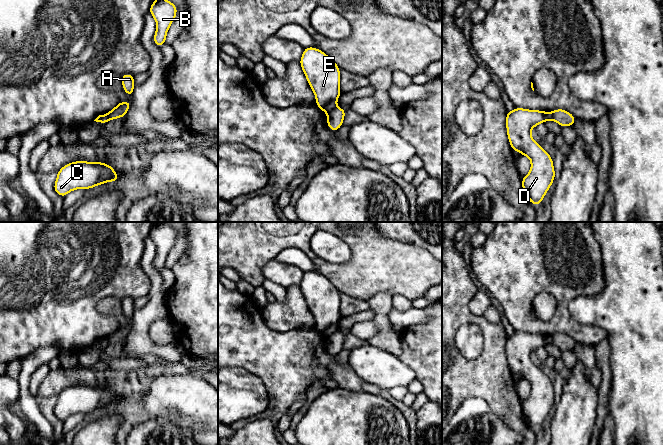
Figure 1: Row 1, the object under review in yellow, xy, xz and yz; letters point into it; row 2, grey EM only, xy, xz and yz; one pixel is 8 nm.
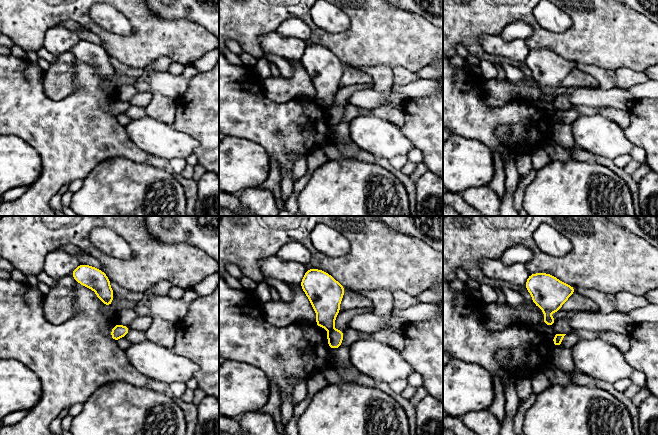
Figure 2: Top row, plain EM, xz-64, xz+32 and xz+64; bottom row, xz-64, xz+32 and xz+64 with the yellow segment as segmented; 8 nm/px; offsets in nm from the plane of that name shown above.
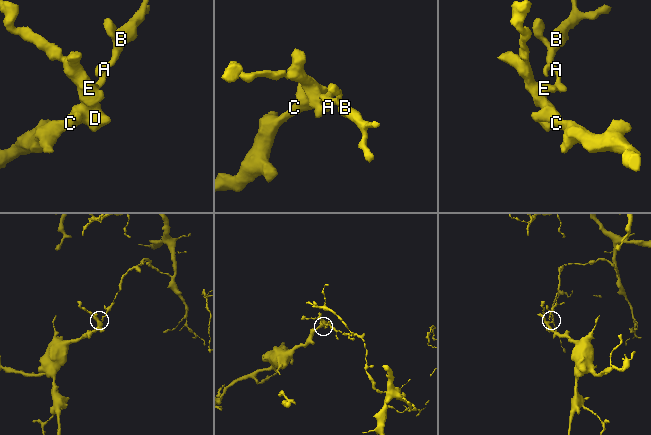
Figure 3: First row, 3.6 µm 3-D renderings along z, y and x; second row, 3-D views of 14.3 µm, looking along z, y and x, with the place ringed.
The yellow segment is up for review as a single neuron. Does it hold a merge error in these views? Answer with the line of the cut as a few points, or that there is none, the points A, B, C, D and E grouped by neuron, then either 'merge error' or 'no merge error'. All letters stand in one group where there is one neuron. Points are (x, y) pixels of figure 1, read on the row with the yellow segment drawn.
cut xz (336, 106), (327, 113); groups A B / C D E; merge error

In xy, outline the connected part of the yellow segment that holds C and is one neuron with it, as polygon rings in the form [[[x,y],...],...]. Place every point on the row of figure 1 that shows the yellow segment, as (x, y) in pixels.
[[[75,161],[64,165],[58,172],[54,191],[65,197],[77,189],[91,189],[119,179],[112,166],[103,162]]]

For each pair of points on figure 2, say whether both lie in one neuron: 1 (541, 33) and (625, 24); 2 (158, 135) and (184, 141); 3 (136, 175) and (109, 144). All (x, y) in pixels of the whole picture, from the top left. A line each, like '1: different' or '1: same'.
1: same
2: same
3: different

